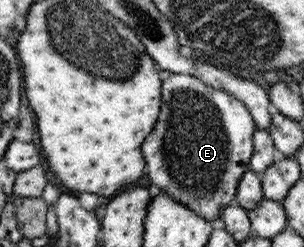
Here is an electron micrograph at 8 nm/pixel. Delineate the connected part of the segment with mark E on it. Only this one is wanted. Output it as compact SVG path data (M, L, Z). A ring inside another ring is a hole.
M170 73L160 86L160 109L154 124L154 134L146 136L142 144L142 154L146 162L146 176L152 187L168 194L172 200L184 204L188 210L196 212L204 220L218 225L220 210L233 203L239 178L249 168L248 160L252 154L252 138L255 130L250 114L244 104L234 96L210 88L204 82L188 74Z

